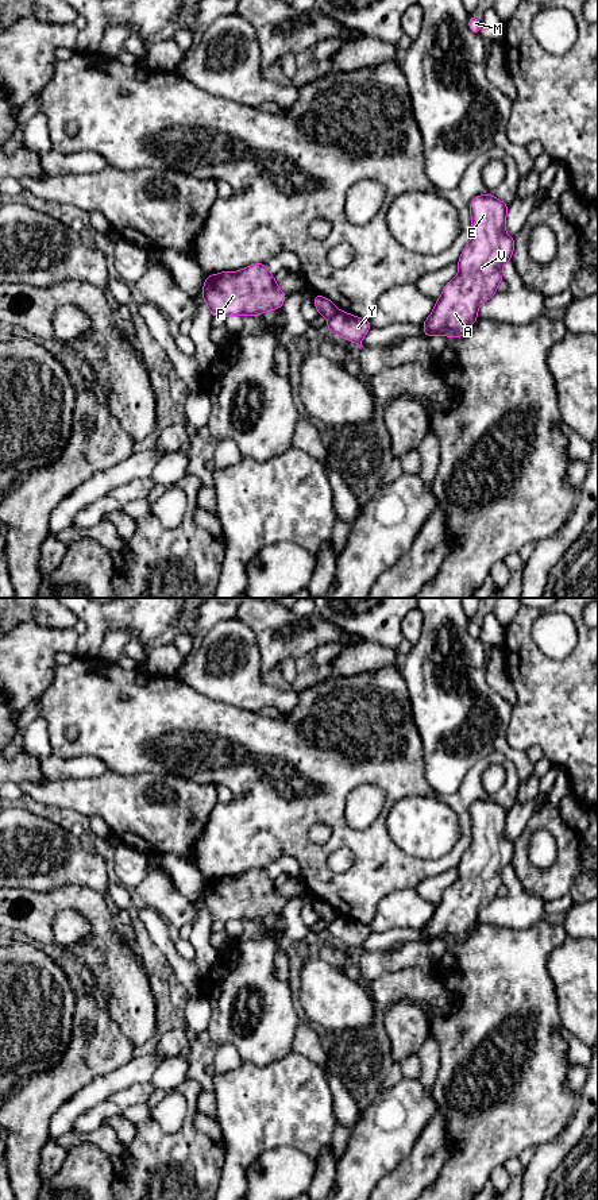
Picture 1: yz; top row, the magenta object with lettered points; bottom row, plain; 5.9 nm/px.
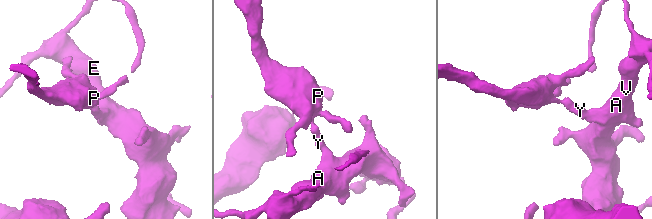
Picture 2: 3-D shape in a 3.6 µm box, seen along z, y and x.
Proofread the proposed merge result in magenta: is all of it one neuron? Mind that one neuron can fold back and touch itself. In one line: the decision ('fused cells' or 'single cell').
fused cells

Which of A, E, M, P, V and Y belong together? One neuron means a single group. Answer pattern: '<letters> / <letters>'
A E M V Y / P

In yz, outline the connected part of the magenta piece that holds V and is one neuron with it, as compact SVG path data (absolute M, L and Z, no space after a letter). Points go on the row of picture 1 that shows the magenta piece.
M491 194L470 202L472 235L458 261L459 273L448 282L433 312L421 323L424 337L462 337L478 320L478 308L497 293L502 267L512 259L514 238L505 232L509 207Z

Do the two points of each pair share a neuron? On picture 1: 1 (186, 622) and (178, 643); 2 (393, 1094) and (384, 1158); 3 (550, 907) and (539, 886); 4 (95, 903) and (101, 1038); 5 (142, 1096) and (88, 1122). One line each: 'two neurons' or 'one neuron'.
1: two neurons
2: one neuron
3: two neurons
4: two neurons
5: one neuron

